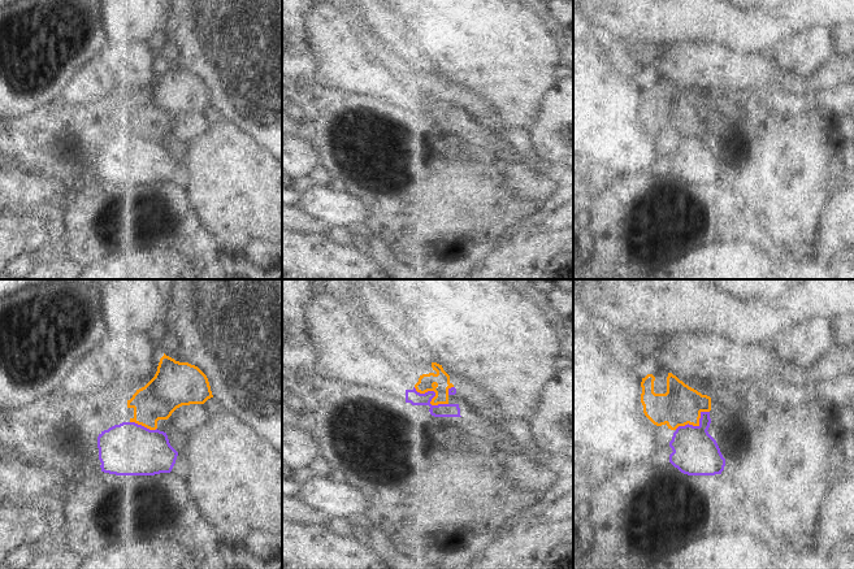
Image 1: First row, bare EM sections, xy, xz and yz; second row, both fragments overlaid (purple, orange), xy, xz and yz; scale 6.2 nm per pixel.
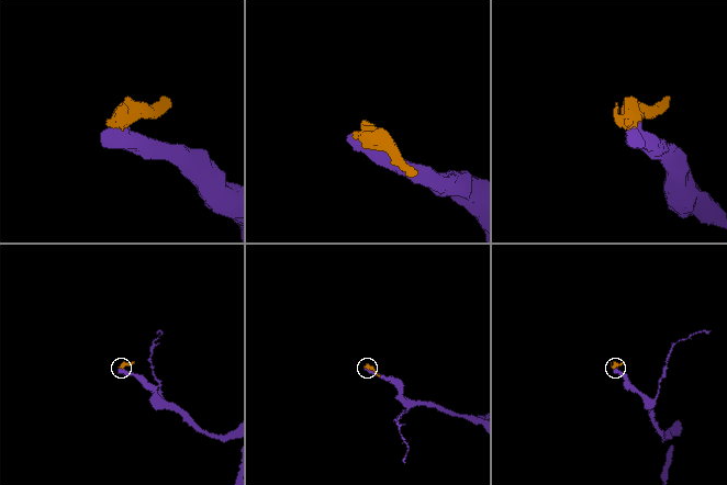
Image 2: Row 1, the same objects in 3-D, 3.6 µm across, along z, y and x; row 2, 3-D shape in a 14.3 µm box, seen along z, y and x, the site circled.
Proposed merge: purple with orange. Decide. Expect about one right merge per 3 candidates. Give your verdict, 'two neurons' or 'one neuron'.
two neurons

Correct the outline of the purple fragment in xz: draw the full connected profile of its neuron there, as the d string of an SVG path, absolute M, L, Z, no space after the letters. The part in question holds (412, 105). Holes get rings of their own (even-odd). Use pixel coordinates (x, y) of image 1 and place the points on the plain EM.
M415 96L412 99L406 99L406 112L411 112L412 114L429 114L429 121L434 126L461 126L459 113L432 114L430 110L434 105L434 100L420 103Z

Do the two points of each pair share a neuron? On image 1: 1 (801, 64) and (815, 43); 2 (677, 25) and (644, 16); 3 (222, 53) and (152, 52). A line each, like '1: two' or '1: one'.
1: one
2: one
3: two

